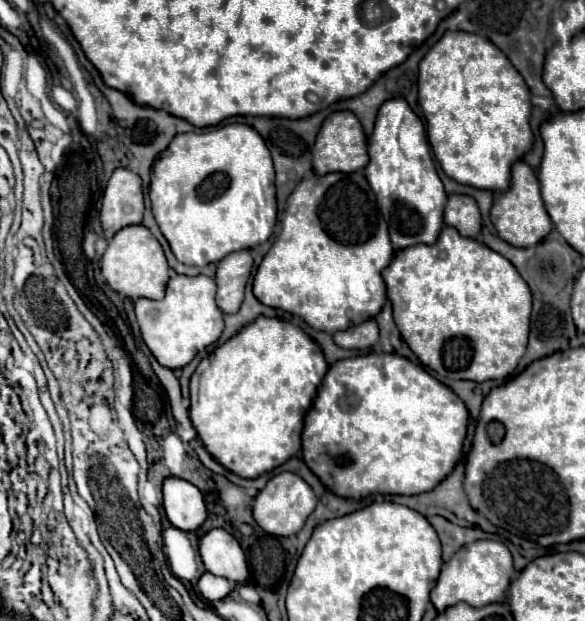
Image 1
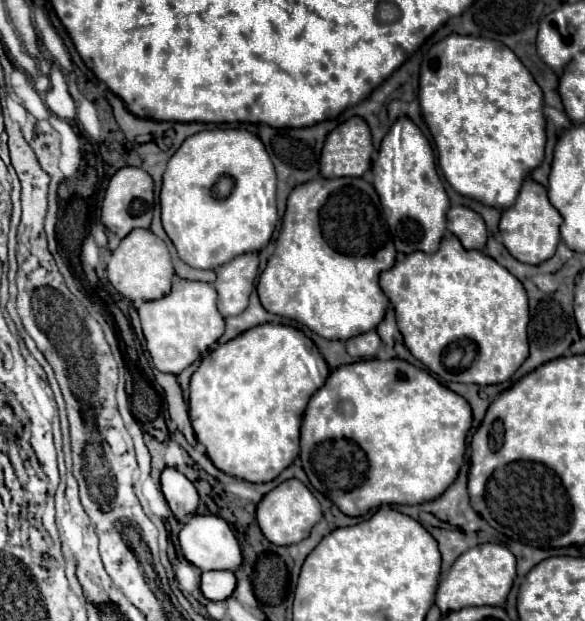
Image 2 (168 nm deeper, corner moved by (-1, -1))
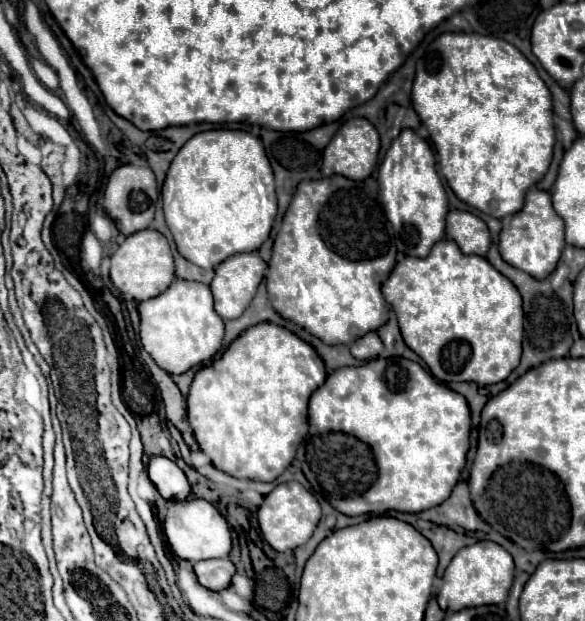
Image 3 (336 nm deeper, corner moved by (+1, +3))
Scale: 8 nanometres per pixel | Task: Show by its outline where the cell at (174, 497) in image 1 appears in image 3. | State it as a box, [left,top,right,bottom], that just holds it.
[147,457,191,501]

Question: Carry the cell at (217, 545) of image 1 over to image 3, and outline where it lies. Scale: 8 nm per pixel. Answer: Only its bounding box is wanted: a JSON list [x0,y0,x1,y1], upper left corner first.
[163,499,233,563]

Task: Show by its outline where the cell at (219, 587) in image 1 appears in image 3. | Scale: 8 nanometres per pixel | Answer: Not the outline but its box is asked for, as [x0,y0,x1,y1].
[195,559,235,593]

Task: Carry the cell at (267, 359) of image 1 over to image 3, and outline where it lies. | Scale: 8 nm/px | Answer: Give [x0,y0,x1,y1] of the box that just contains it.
[187,323,327,481]

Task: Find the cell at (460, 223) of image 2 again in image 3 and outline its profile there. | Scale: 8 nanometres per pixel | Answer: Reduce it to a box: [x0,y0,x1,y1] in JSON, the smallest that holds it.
[447,209,491,255]

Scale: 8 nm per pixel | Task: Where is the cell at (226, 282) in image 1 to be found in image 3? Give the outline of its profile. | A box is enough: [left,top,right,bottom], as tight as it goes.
[211,253,265,319]

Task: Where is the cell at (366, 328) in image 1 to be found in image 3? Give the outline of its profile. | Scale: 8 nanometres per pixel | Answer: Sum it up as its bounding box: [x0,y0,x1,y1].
[349,331,383,361]

